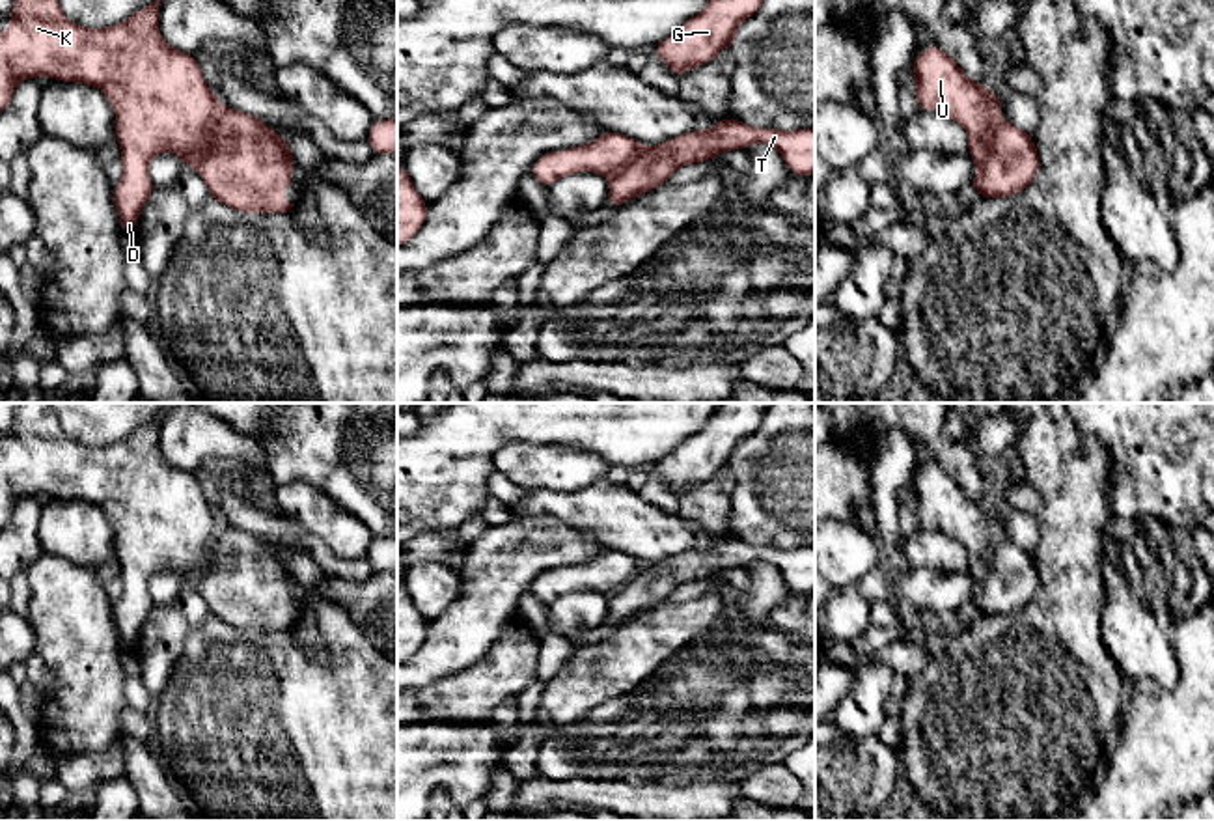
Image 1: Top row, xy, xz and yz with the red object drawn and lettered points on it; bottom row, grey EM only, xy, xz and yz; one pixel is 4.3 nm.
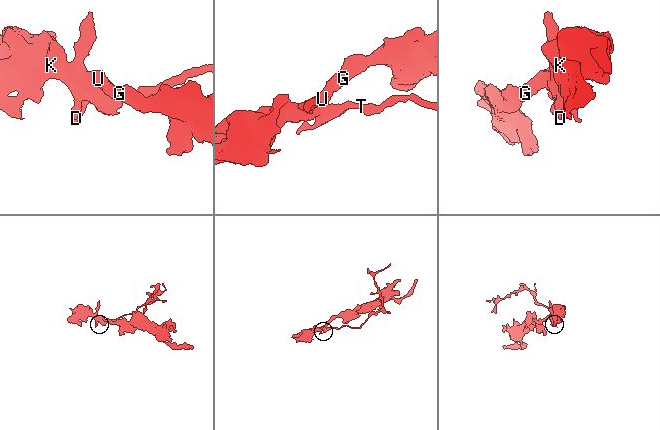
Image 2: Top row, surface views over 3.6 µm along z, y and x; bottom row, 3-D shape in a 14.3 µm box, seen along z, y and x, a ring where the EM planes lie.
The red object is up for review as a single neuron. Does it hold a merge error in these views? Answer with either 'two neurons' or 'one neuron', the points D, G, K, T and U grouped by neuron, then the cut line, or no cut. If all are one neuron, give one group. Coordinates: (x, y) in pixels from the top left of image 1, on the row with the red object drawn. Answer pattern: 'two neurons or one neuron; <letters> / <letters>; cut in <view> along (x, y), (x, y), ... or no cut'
two neurons; D G K U / T; cut in xy along (220, 107), (211, 144), (196, 168)

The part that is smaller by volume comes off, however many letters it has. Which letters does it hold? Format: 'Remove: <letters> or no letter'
Remove: T

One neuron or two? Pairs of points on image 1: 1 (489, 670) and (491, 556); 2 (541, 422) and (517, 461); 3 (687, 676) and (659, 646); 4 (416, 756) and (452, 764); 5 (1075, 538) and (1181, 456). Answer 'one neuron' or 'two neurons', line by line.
1: two neurons
2: two neurons
3: two neurons
4: one neuron
5: two neurons

